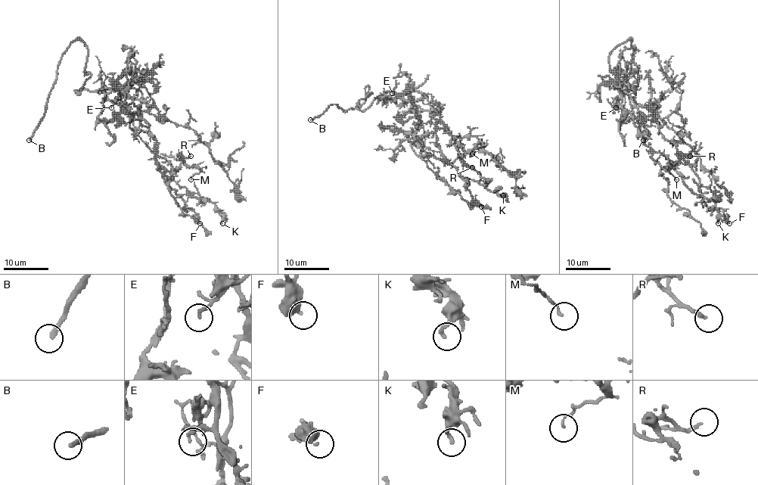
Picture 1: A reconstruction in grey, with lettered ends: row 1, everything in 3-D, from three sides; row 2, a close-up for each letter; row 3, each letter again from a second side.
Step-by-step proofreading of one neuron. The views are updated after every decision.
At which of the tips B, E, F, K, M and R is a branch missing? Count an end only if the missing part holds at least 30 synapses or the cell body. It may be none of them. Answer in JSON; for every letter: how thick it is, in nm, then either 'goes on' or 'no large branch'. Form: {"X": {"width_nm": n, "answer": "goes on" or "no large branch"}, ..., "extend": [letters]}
{"B": {"width_nm": 240, "answer": "goes on"}, "E": {"width_nm": 150, "answer": "no large branch"}, "F": {"width_nm": 260, "answer": "no large branch"}, "K": {"width_nm": 180, "answer": "no large branch"}, "M": {"width_nm": 100, "answer": "no large branch"}, "R": {"width_nm": 170, "answer": "goes on"}, "extend": ["B", "R"]}

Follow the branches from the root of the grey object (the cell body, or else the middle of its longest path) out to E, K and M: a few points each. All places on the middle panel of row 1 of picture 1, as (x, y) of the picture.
E: (383, 95), (396, 91), (401, 96), (392, 93)
K: (383, 95), (396, 91), (428, 110), (437, 119), (436, 144), (445, 159), (461, 175), (503, 195)
M: (383, 95), (396, 91), (428, 110), (437, 119), (436, 126), (445, 129), (466, 153), (481, 142), (472, 153)

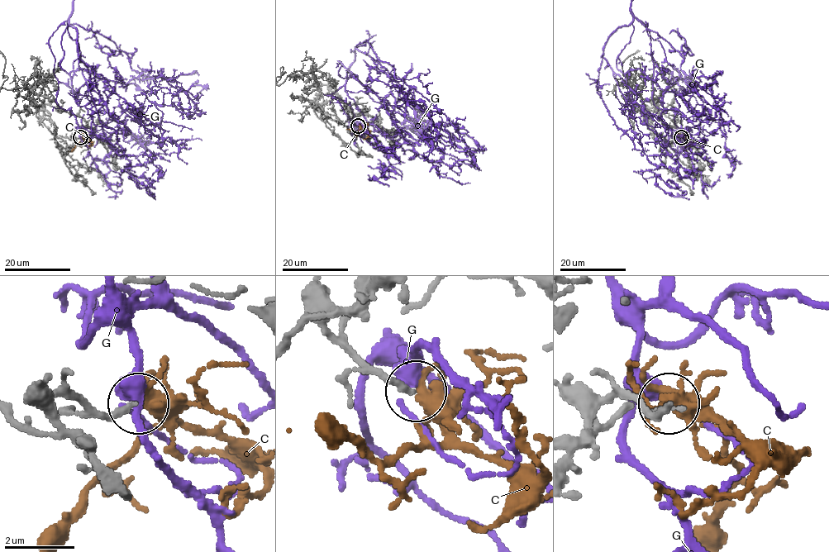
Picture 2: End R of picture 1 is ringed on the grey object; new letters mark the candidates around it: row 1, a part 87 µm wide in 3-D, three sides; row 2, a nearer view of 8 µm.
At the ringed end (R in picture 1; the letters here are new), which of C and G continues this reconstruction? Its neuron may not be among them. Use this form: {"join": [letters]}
{"join": ["C"]}

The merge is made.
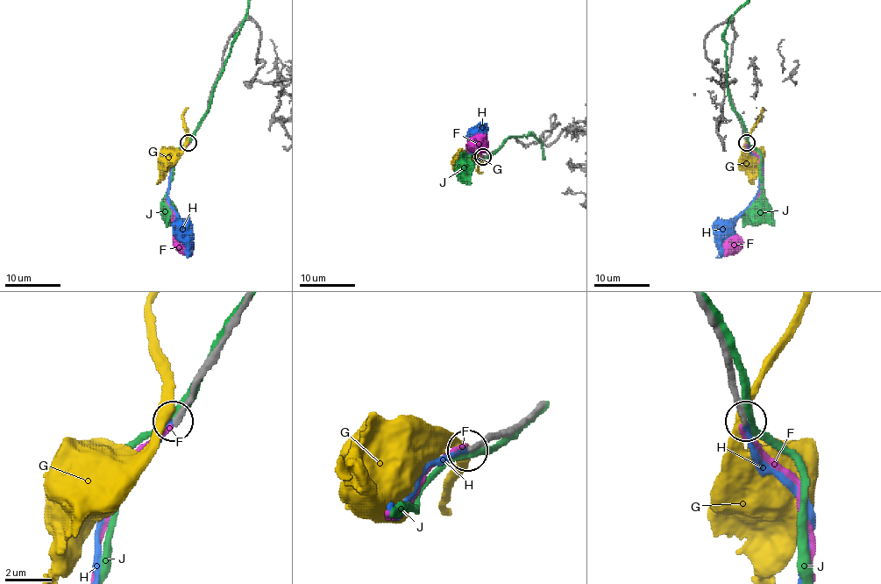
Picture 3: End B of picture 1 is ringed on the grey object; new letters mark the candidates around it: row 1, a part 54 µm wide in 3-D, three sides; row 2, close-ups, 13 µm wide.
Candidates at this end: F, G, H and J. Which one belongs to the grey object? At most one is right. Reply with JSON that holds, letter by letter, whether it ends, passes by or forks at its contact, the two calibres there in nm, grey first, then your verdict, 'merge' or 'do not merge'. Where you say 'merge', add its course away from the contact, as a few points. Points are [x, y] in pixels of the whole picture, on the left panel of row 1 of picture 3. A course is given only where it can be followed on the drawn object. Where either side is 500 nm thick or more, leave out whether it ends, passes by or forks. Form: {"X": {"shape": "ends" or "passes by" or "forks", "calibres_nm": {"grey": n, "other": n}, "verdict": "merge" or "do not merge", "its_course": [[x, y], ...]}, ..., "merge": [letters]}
{"F": {"shape": "ends", "calibres_nm": {"grey": 240, "other": 190}, "verdict": "do not merge"}, "G": {"shape": "passes by", "calibres_nm": {"grey": 280, "other": 400}, "verdict": "do not merge"}, "H": {"shape": "ends", "calibres_nm": {"grey": 260, "other": 220}, "verdict": "merge"}, "J": {"shape": "passes by", "calibres_nm": {"grey": 320, "other": 340}, "verdict": "do not merge"}, "merge": ["H"]}

